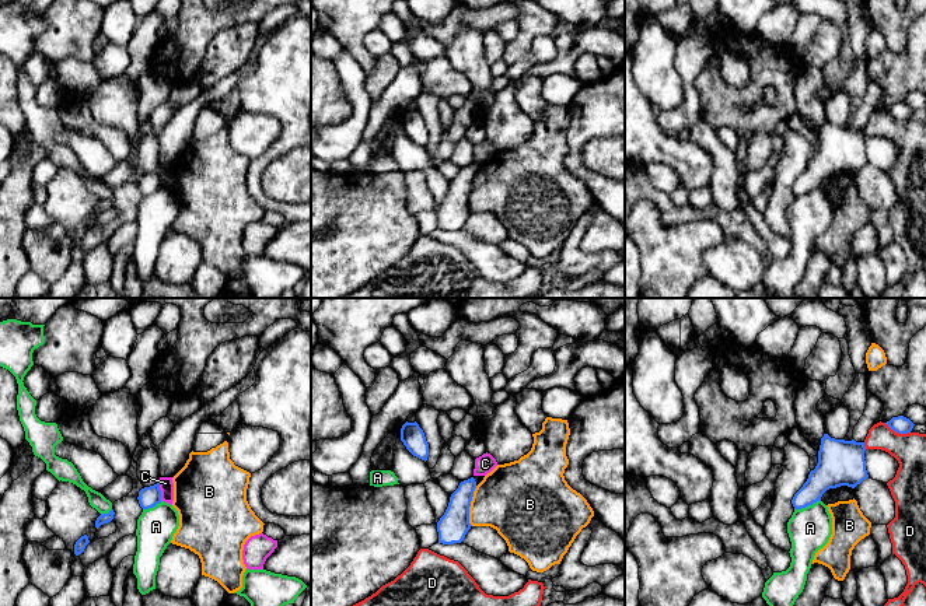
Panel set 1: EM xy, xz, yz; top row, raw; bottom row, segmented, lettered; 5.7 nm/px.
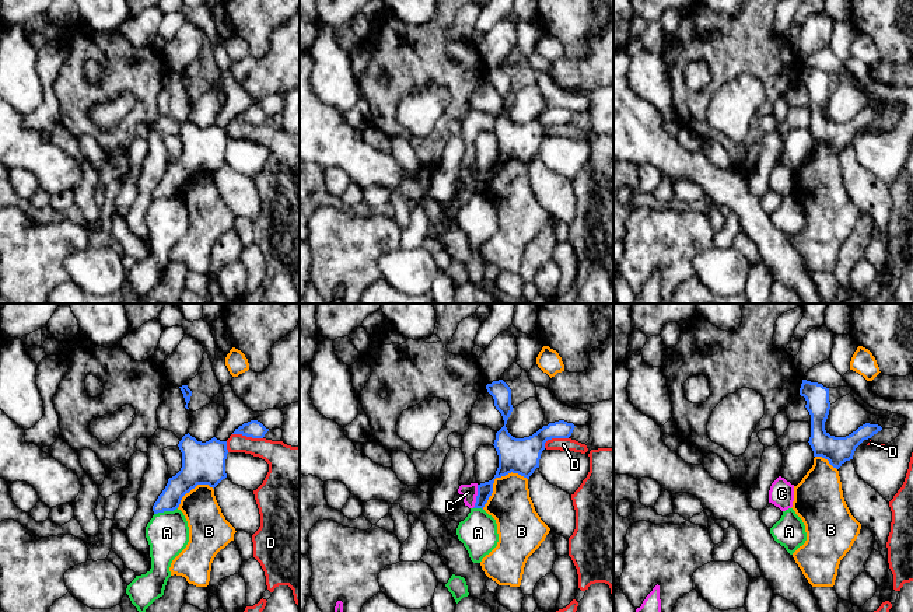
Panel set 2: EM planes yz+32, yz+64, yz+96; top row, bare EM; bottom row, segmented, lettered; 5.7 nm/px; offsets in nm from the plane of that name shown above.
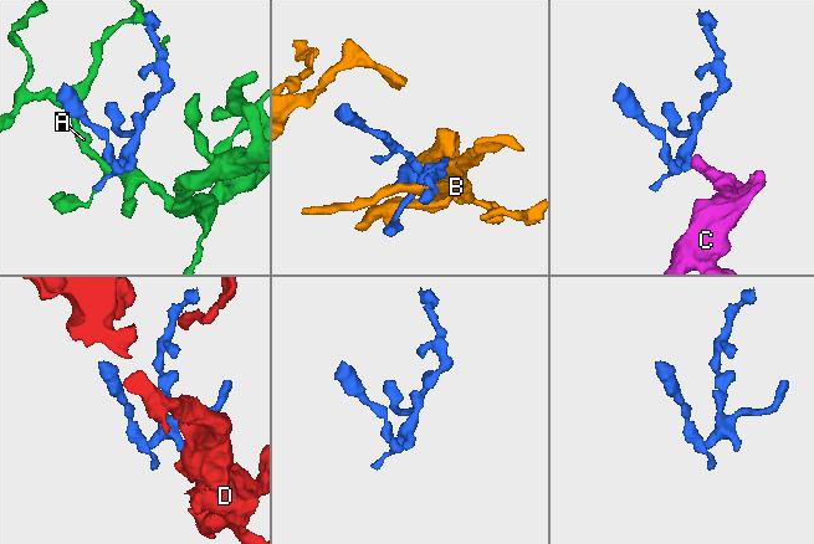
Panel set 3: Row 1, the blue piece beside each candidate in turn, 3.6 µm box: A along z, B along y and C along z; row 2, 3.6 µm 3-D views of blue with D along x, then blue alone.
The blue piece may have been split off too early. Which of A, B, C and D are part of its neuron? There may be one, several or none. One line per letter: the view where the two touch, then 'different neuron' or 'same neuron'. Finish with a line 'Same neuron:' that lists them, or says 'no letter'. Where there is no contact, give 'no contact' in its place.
A: yz | different neuron
B: xz | different neuron
C: xy | different neuron
D: yz | different neuron
Same neuron: no letter

